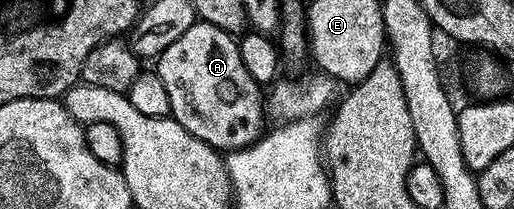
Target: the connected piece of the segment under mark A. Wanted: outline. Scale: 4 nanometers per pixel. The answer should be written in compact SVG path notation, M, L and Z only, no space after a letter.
M196 22L162 51L156 63L160 82L164 82L164 87L168 89L170 116L180 126L184 126L188 134L206 141L215 150L246 148L263 137L268 124L264 111L264 92L244 66L239 41L231 33L205 22Z

